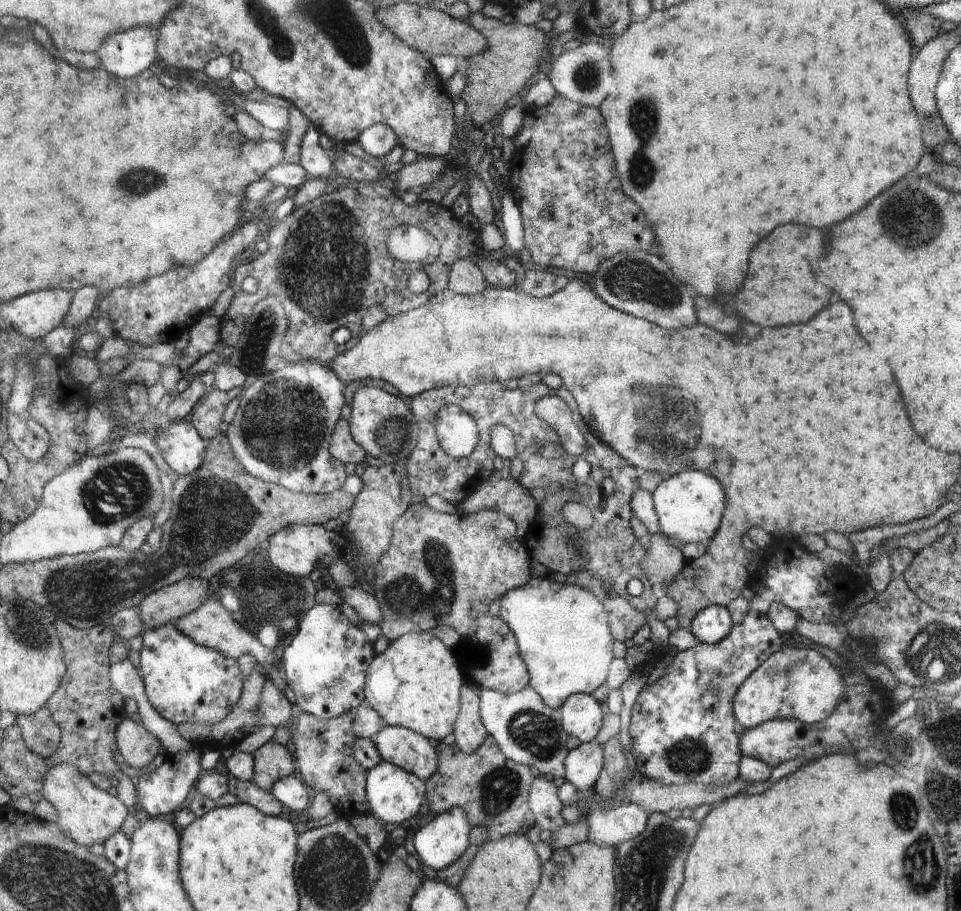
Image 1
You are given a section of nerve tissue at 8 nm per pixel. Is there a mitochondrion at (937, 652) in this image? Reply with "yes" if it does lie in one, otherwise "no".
yes

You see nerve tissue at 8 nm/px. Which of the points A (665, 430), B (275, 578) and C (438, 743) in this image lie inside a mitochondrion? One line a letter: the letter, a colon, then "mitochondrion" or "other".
A: mitochondrion
B: other
C: other

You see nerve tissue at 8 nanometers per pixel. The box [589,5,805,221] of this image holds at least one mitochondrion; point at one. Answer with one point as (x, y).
(641, 170)

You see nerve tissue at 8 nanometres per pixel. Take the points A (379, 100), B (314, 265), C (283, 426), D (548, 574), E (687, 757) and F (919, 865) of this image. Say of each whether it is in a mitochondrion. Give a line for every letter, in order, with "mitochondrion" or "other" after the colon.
A: other
B: mitochondrion
C: mitochondrion
D: other
E: mitochondrion
F: mitochondrion

